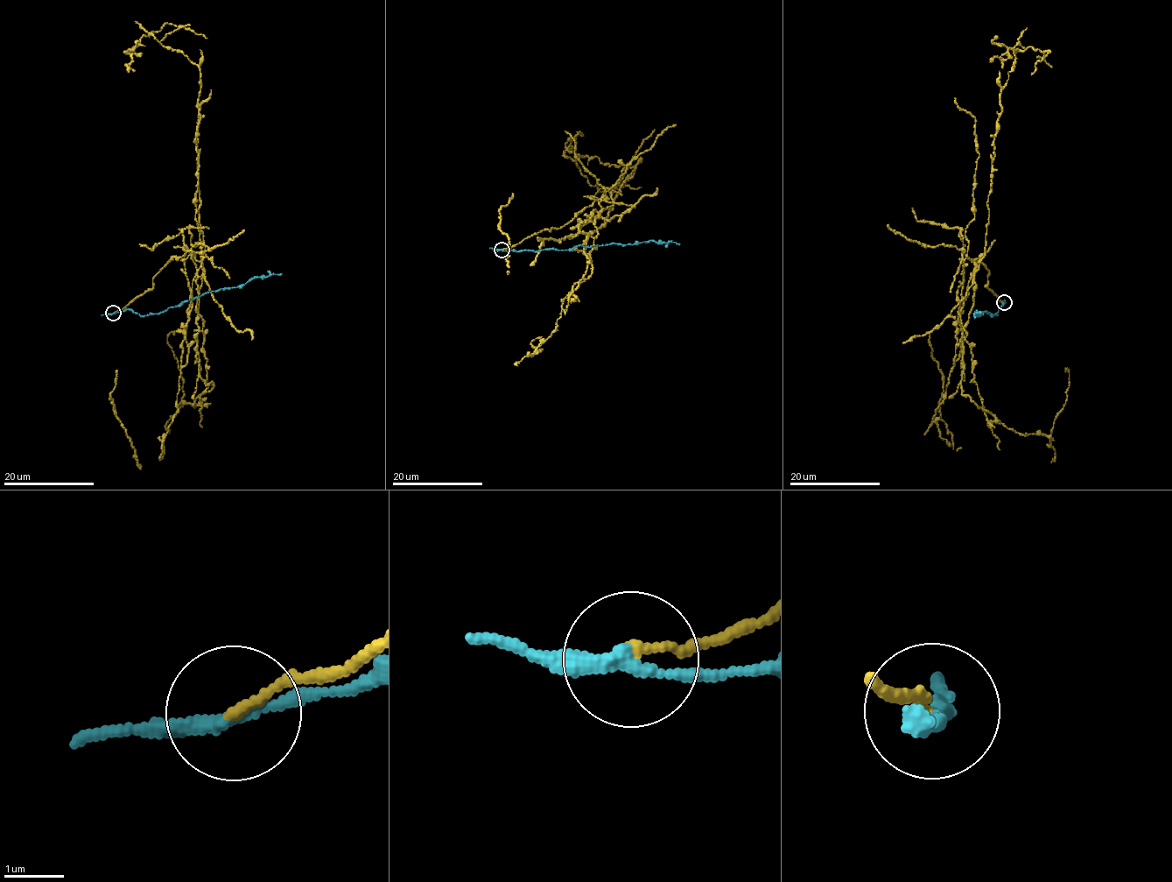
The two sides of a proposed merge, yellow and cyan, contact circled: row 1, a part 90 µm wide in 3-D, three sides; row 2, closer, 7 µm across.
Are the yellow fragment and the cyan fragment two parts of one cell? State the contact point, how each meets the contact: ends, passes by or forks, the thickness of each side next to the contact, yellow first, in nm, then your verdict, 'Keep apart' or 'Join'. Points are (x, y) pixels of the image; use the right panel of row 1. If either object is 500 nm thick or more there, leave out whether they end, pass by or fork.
Place: (1004, 302). At the ring yellow ends. At the ring cyan passes by. Thickness 160 nm (yellow) against 220 nm. Keep apart

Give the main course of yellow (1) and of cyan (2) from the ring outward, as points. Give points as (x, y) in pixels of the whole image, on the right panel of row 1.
1: (1004, 302), (964, 252), (963, 336), (1019, 44), (1050, 52), (1031, 74)
2: (1004, 302), (996, 316), (993, 317), (986, 312), (979, 317), (976, 312), (975, 318)

